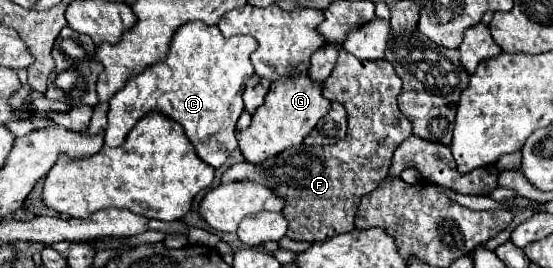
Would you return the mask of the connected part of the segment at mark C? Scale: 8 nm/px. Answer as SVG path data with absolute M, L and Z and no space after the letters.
M186 22L174 32L166 58L130 76L126 86L110 100L108 128L104 132L106 146L120 146L144 114L158 110L182 124L196 154L206 164L214 168L222 166L228 154L238 148L236 122L244 112L242 92L248 78L254 74L250 54L256 48L258 42L250 36L224 38L218 26Z

